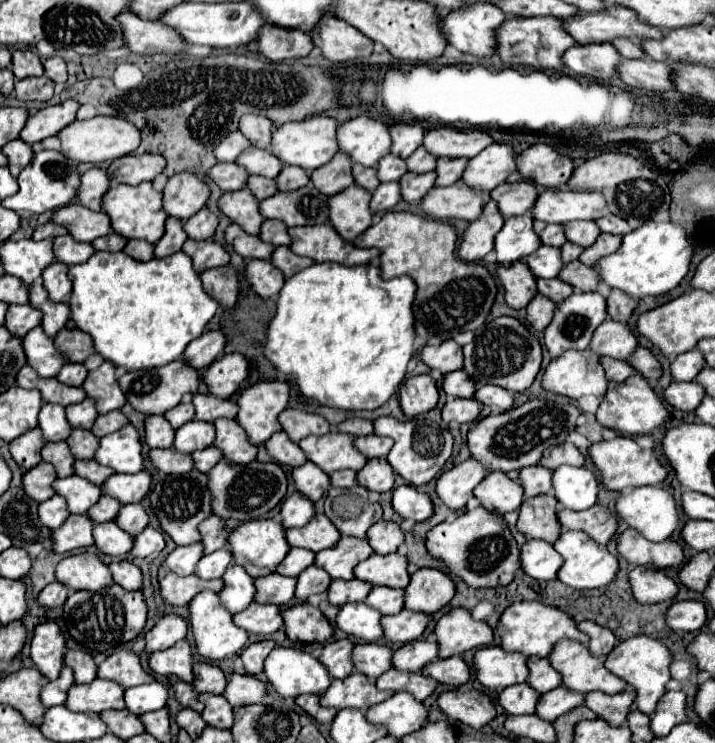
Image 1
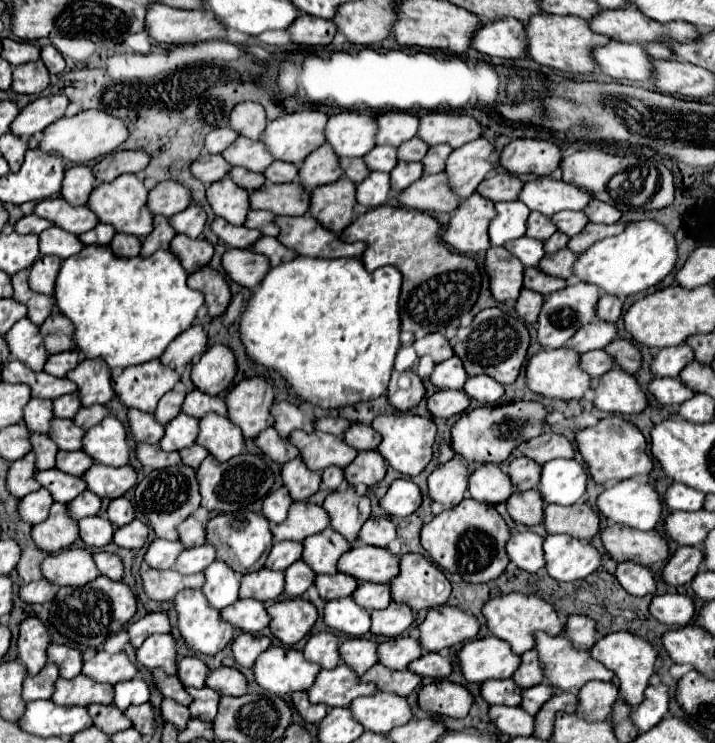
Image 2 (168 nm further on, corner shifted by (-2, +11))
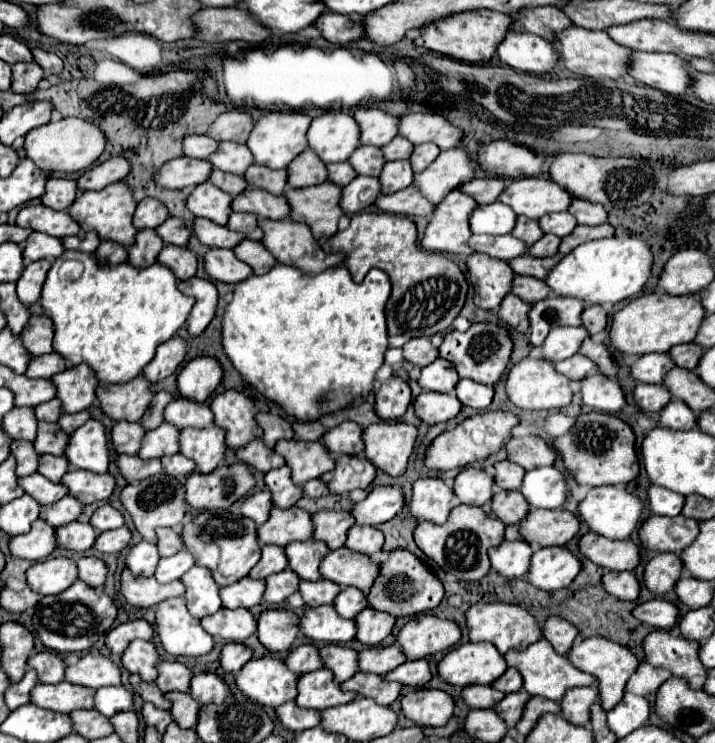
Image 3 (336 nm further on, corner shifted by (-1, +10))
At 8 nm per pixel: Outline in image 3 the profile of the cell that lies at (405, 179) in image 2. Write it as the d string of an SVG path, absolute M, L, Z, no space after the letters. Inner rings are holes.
M409 161L385 163L379 181L381 181L381 193L395 193L399 189L409 187L413 183L413 171Z

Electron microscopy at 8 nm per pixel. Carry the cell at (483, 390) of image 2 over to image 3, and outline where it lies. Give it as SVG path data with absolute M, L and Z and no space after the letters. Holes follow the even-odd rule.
M459 379L459 383L455 385L455 395L467 407L487 409L493 399L493 387L481 385L481 383L475 383L469 379Z

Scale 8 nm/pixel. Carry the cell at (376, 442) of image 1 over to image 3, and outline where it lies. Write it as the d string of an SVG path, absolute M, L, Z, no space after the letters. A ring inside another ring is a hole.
M343 421L341 425L329 429L323 433L321 443L331 455L361 455L363 453L363 441L361 441L363 429L353 421Z

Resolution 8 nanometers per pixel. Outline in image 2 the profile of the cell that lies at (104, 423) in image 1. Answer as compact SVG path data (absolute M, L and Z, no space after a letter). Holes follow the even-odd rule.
M90 406L90 408L82 408L82 412L78 412L78 416L74 416L74 422L80 428L90 430L92 426L100 424L106 416L110 416L110 410L106 406Z

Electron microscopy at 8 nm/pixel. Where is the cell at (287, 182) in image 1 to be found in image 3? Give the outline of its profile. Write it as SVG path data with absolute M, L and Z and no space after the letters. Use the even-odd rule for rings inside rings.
M251 165L243 177L251 189L265 189L273 195L283 195L287 185L287 171L273 171L261 165Z

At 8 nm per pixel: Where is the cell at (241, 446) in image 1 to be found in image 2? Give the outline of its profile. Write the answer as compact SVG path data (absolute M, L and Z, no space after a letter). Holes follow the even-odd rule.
M214 412L206 414L200 420L200 434L196 442L208 448L208 452L218 462L226 462L246 450L246 440L242 436L242 430L234 426L230 418Z

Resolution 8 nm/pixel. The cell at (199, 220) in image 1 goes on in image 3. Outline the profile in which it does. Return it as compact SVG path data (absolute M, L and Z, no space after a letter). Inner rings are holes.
M169 217L163 225L159 225L157 229L157 235L163 239L165 245L179 245L179 247L185 247L187 241L189 241L189 235L191 231L183 225L181 219L177 217Z

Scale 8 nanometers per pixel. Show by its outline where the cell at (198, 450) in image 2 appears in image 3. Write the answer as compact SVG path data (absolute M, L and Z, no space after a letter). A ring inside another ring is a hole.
M175 453L171 457L163 457L161 459L163 463L163 471L171 477L177 477L177 475L189 475L195 471L195 465L193 461L189 461L187 457L181 457L181 453Z

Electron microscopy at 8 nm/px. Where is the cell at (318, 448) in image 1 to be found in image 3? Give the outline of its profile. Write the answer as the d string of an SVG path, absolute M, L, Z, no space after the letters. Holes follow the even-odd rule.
M277 441L273 449L285 459L285 465L291 469L295 485L317 479L323 473L331 471L335 465L335 459L319 441Z

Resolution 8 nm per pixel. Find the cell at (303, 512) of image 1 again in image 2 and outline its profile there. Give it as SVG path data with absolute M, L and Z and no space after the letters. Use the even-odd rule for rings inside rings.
M278 488L276 492L270 492L266 498L264 498L264 508L262 512L266 514L266 518L274 524L278 522L284 522L288 518L288 510L290 506L294 504L290 492L286 492L286 488Z

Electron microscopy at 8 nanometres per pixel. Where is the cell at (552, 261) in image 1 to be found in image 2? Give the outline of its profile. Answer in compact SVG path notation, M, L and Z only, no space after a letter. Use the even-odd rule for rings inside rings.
M522 236L518 240L512 240L506 244L506 248L524 264L524 266L538 266L538 262L544 258L544 242L532 240L528 236Z

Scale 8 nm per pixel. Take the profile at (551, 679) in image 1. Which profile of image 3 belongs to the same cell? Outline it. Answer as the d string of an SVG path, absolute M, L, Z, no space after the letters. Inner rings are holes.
M511 667L499 679L495 679L491 683L491 687L497 691L503 691L503 693L517 693L523 687L523 681L521 681L521 675L517 673L517 669Z

